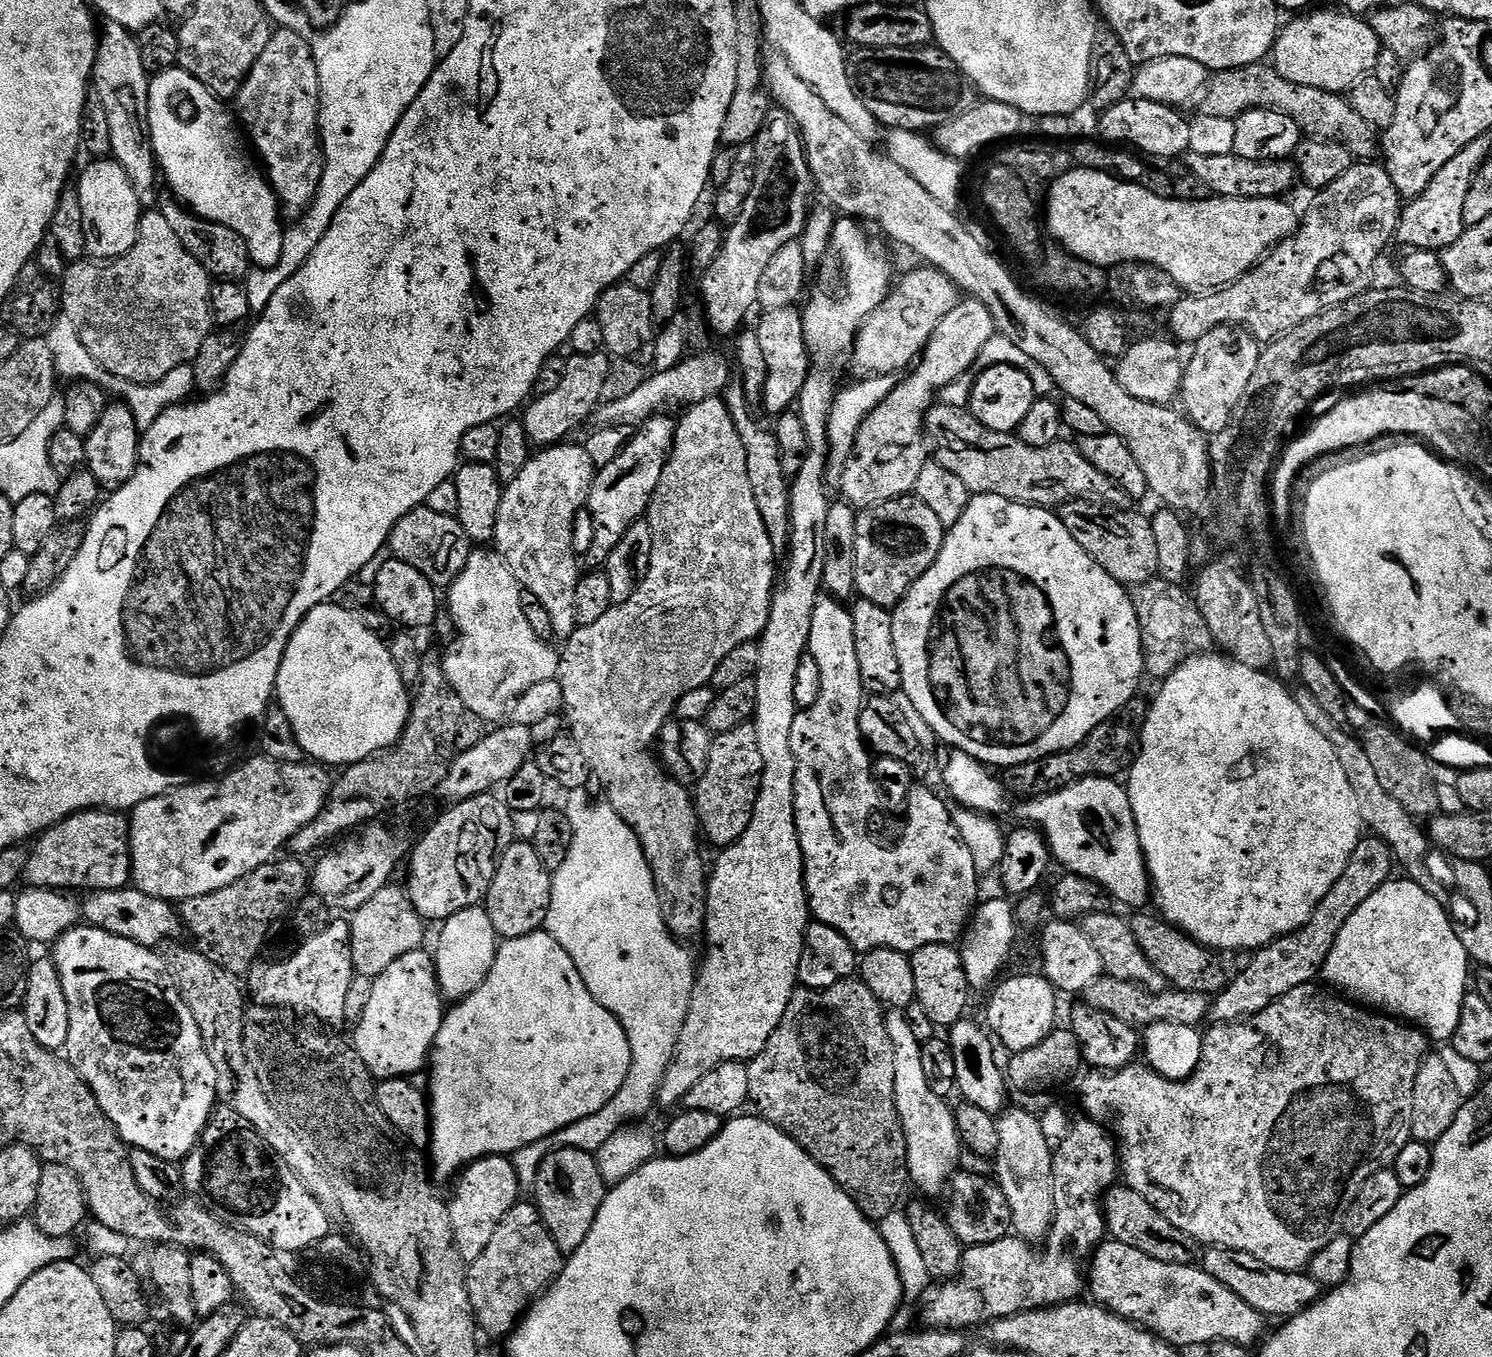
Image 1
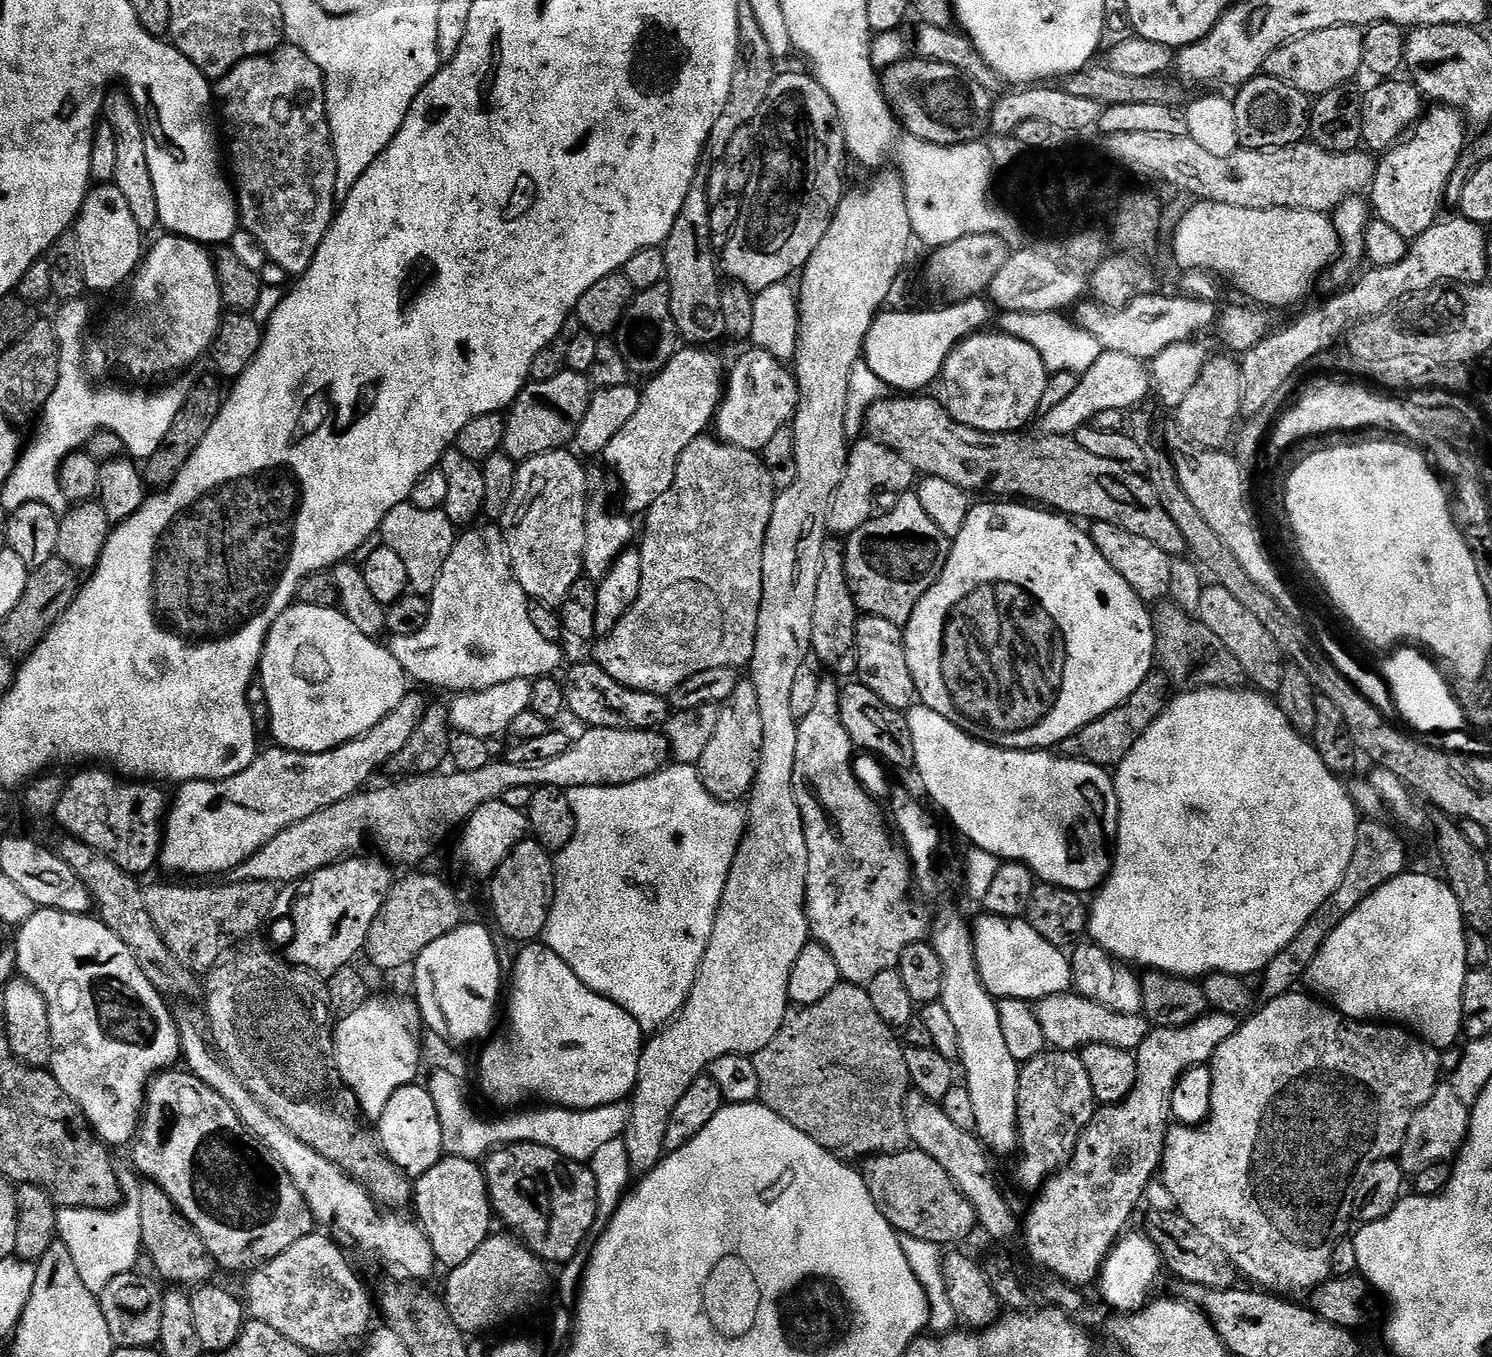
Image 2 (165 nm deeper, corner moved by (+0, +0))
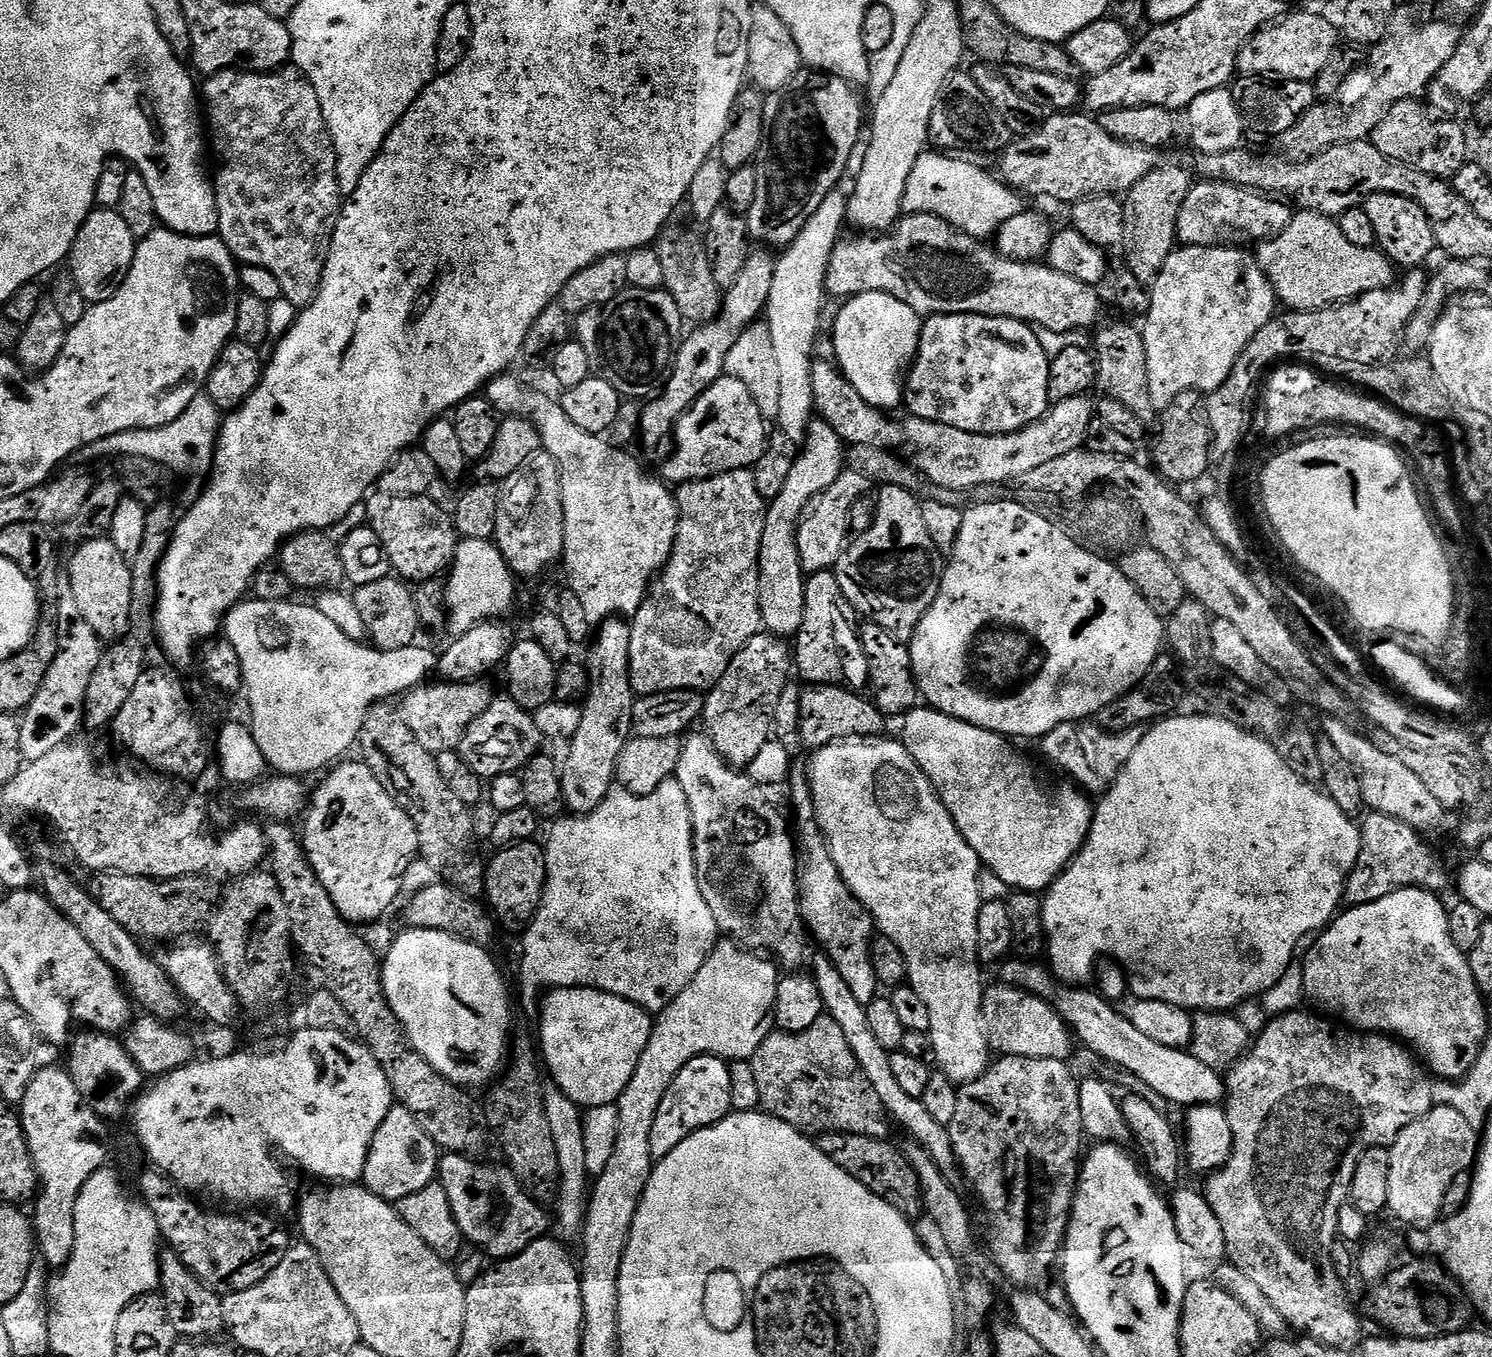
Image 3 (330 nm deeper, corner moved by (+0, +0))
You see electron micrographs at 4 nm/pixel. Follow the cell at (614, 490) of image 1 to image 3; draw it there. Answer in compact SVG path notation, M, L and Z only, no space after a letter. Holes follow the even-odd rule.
M749 251L746 266L742 274L738 274L738 282L734 282L723 297L719 316L715 320L709 320L707 324L693 327L681 339L680 348L676 351L676 363L662 391L655 398L649 399L640 413L638 436L639 439L644 439L646 447L656 448L663 440L671 441L677 422L686 415L693 402L713 382L725 375L726 356L733 349L734 342L738 342L743 332L751 324L757 323L767 309L776 262L777 257L771 251Z

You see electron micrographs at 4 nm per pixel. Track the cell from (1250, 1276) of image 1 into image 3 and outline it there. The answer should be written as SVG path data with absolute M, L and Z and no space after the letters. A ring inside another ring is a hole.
M1416 1258L1413 1264L1401 1263L1395 1267L1368 1296L1368 1316L1376 1324L1384 1328L1393 1328L1397 1337L1405 1340L1432 1340L1435 1336L1445 1336L1455 1332L1463 1332L1473 1323L1474 1309L1464 1294L1460 1283L1448 1273L1443 1264L1432 1258Z

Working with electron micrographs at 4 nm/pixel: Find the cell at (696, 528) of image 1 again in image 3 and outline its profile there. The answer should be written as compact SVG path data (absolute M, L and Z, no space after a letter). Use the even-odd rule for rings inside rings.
M739 468L733 472L723 472L705 480L689 480L688 483L679 485L674 492L676 504L680 507L680 530L676 535L674 550L668 559L668 565L653 583L644 605L638 609L631 619L632 633L630 634L630 678L632 689L637 697L669 692L670 690L708 690L728 672L730 662L745 646L756 636L761 635L764 619L760 609L760 547L764 534L764 517L766 515L766 501L758 492L758 485L754 474L746 468Z

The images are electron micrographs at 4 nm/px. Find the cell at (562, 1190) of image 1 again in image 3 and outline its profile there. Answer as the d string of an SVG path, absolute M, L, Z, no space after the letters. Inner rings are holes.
M450 1152L444 1155L441 1155L440 1158L440 1166L438 1169L438 1183L443 1186L446 1190L448 1201L450 1202L450 1208L452 1213L454 1214L454 1218L458 1222L458 1226L460 1227L460 1235L463 1237L465 1241L468 1240L473 1244L476 1248L481 1248L482 1251L485 1252L488 1256L493 1256L493 1261L499 1262L502 1260L509 1260L510 1257L516 1256L522 1250L526 1250L528 1246L533 1244L535 1240L545 1239L549 1235L550 1232L550 1212L548 1216L548 1212L543 1203L537 1200L536 1197L532 1196L528 1191L525 1190L523 1184L521 1184L520 1179L516 1177L516 1173L512 1171L511 1168L507 1166L501 1166L499 1168L496 1164L479 1164L481 1161L479 1159L473 1158L471 1156L466 1156L458 1152Z

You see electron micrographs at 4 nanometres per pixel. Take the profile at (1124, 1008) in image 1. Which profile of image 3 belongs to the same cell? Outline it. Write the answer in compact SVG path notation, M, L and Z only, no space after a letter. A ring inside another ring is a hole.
M1005 982L997 983L993 988L991 985L984 994L984 1017L991 1043L995 1047L997 1044L1004 1056L1067 1061L1074 1040L1068 1025L1055 1008L1047 1000L1025 992L1023 988Z

